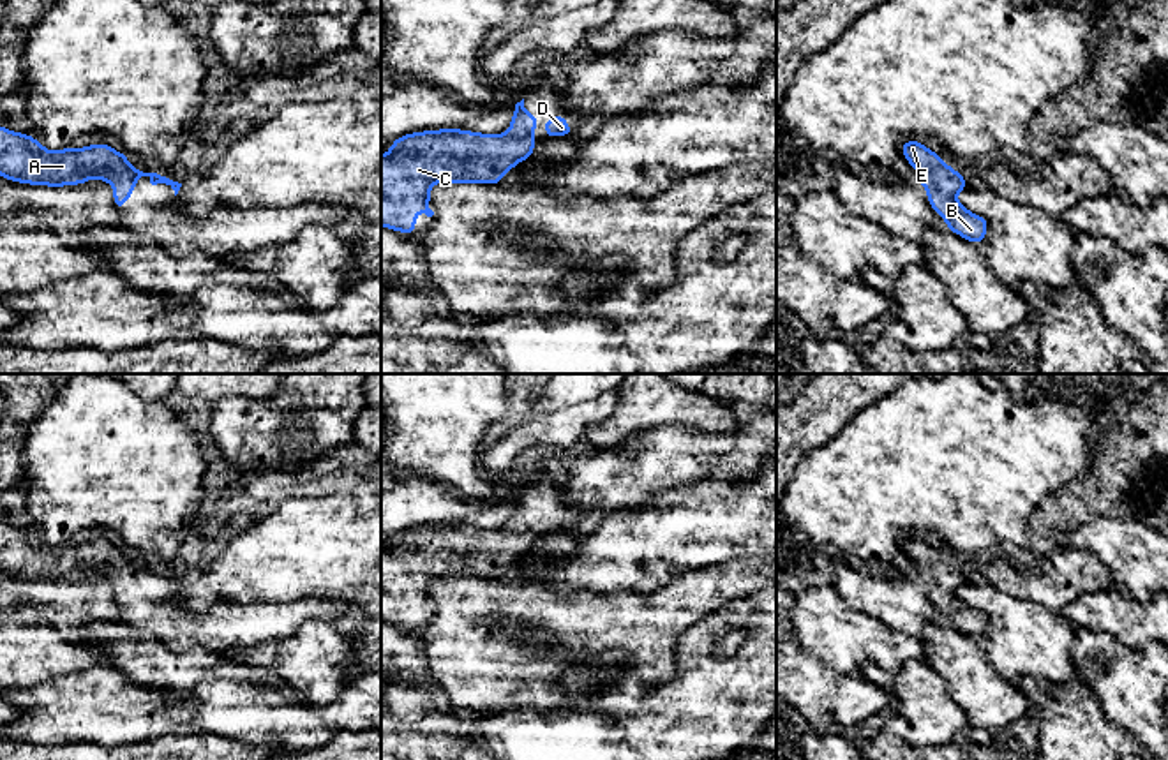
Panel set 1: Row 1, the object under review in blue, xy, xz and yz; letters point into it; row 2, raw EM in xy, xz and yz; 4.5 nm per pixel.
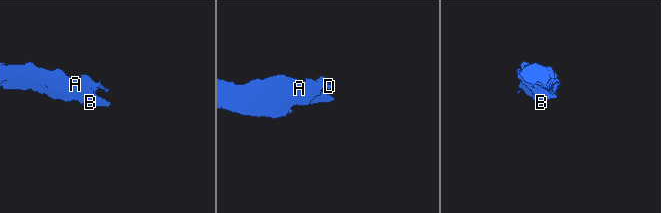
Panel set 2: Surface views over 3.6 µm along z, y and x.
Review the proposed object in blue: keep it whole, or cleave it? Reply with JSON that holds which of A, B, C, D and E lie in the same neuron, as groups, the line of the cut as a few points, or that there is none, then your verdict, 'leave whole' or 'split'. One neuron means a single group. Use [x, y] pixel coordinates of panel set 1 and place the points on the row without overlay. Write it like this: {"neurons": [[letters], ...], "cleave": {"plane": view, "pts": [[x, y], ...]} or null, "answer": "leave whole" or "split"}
{"neurons": [["A", "B", "C", "D", "E"]], "cleave": null, "answer": "leave whole"}

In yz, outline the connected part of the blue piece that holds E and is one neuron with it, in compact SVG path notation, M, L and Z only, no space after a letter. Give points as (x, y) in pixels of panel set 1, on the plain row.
M917 534L902 540L902 550L919 570L930 603L946 615L949 626L979 640L988 628L988 615L956 596L958 587L969 582L967 575Z

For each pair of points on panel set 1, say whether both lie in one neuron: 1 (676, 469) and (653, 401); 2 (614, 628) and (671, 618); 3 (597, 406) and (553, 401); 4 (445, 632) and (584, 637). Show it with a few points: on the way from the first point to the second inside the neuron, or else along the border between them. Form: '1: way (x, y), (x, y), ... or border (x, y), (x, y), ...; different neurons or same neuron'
1: border (703, 431), (692, 425), (660, 425), (623, 441); different neurons
2: way (620, 610), (623, 607), (641, 607), (653, 618); same neuron
3: border (604, 392), (535, 418); different neurons
4: way (480, 637), (549, 637); same neuron

